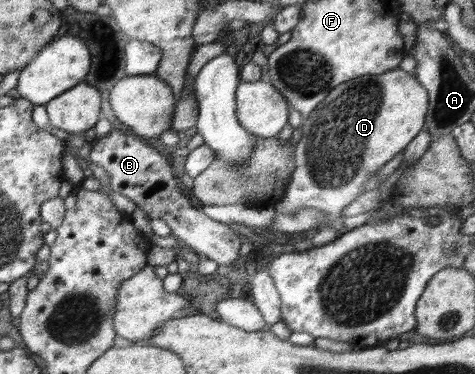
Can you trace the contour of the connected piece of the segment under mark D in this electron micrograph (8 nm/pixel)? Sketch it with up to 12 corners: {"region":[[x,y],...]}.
{"region":[[400,68],[336,86],[274,206],[327,224],[422,130]]}

